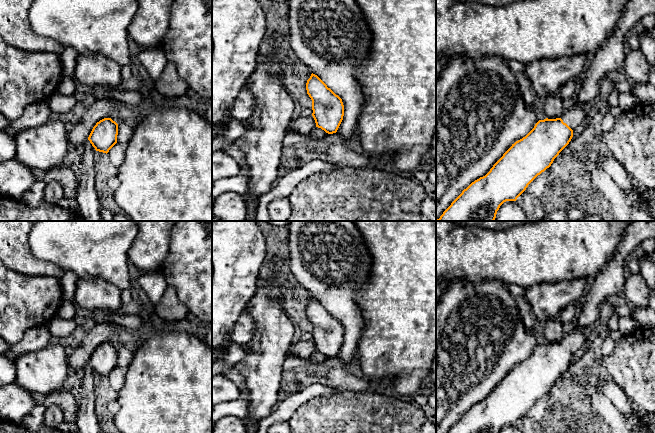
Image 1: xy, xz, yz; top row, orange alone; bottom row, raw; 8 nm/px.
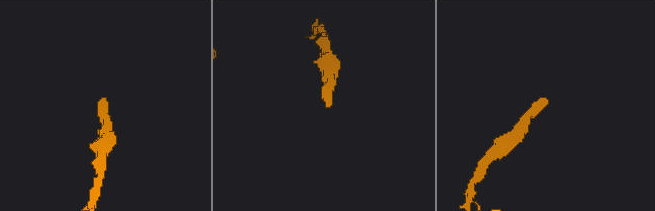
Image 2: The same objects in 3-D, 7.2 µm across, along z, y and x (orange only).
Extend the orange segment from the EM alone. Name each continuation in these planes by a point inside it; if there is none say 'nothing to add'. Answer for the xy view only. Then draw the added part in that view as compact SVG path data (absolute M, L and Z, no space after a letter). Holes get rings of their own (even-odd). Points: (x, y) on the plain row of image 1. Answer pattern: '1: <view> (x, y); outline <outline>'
nothing to add

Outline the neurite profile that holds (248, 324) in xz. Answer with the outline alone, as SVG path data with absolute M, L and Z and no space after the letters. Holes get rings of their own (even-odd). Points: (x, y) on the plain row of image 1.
M245 310L238 318L231 332L231 340L234 343L246 345L254 333L254 321Z

